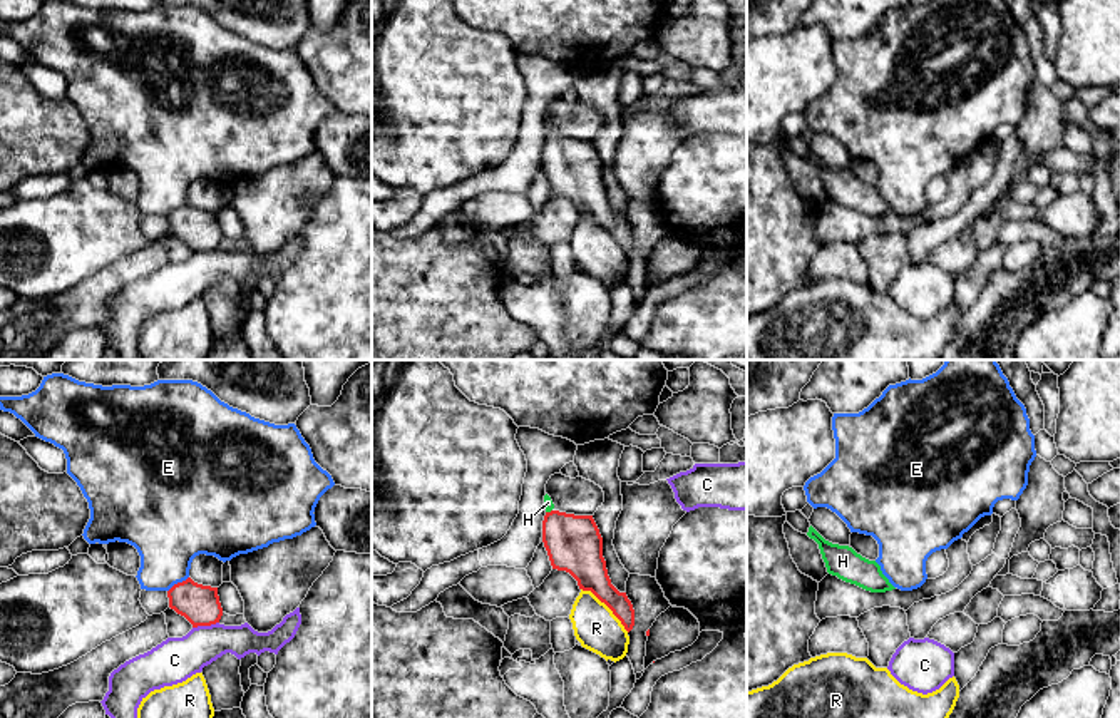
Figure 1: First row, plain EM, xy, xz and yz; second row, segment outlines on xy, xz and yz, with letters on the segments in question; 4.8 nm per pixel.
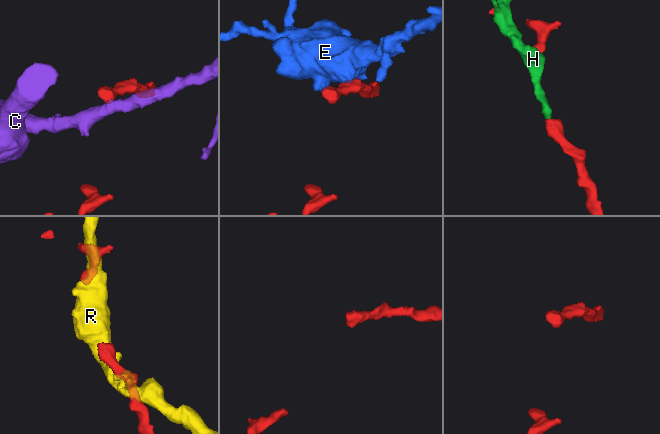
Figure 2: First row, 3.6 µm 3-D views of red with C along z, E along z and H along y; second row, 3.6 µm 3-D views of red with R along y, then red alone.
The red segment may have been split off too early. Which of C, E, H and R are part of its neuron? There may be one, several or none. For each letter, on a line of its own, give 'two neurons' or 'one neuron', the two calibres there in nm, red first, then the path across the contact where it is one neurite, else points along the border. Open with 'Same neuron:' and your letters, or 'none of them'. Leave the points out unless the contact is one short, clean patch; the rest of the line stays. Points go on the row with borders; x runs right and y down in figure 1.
Same neuron: H
C: two neurons | 190/220 nm
E: two neurons | 190/340 nm
H: one neuron | 260/50 nm | across xz (573, 543), (548, 512), (548, 502)
R: two neurons | 190/220 nm

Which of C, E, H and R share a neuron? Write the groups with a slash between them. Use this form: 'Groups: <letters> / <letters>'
Groups: C / E / H / R

